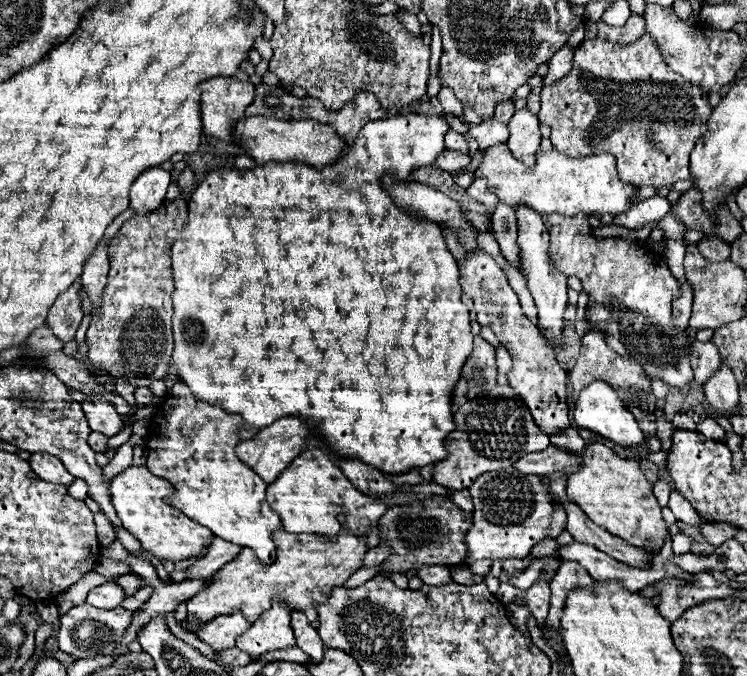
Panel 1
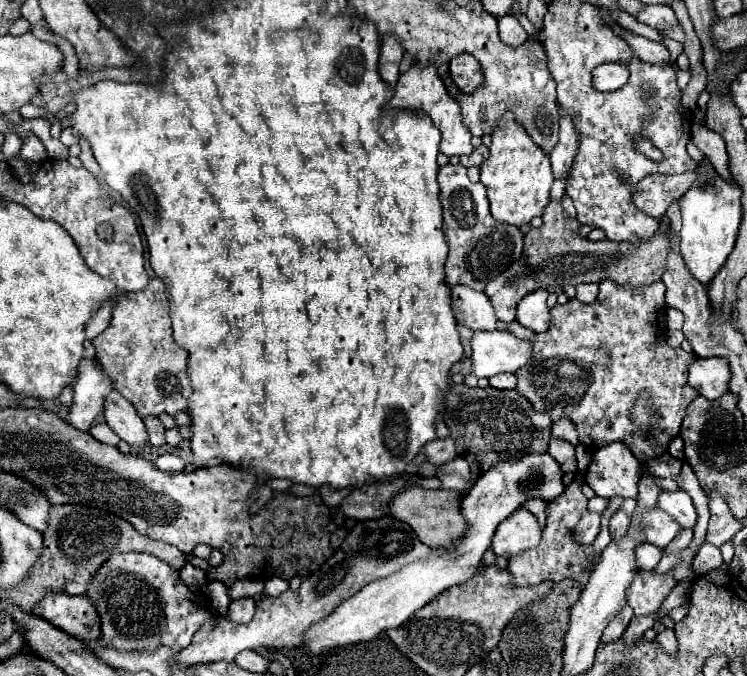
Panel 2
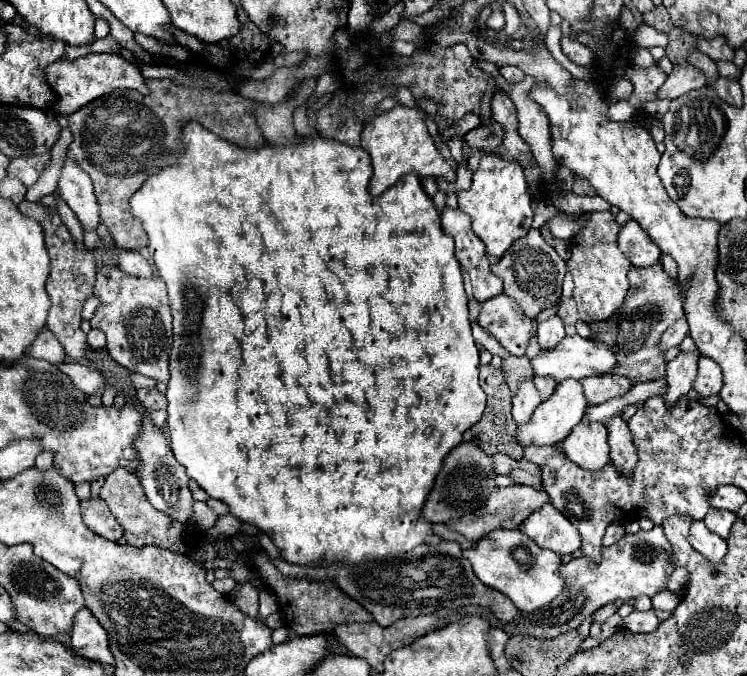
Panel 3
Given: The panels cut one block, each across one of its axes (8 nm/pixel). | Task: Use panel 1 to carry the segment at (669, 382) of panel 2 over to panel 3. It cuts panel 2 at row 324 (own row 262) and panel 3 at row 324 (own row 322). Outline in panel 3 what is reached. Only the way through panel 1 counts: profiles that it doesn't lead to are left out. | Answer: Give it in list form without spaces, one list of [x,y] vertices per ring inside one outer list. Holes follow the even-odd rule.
[[[654,264],[648,268],[632,268],[628,272],[628,278],[628,300],[624,302],[620,316],[614,316],[604,324],[592,324],[592,340],[606,342],[614,348],[618,358],[618,368],[614,370],[616,374],[640,382],[658,380],[666,376],[666,360],[664,350],[660,348],[660,336],[668,326],[672,326],[680,316],[684,316],[682,286],[662,270],[662,264]]]

